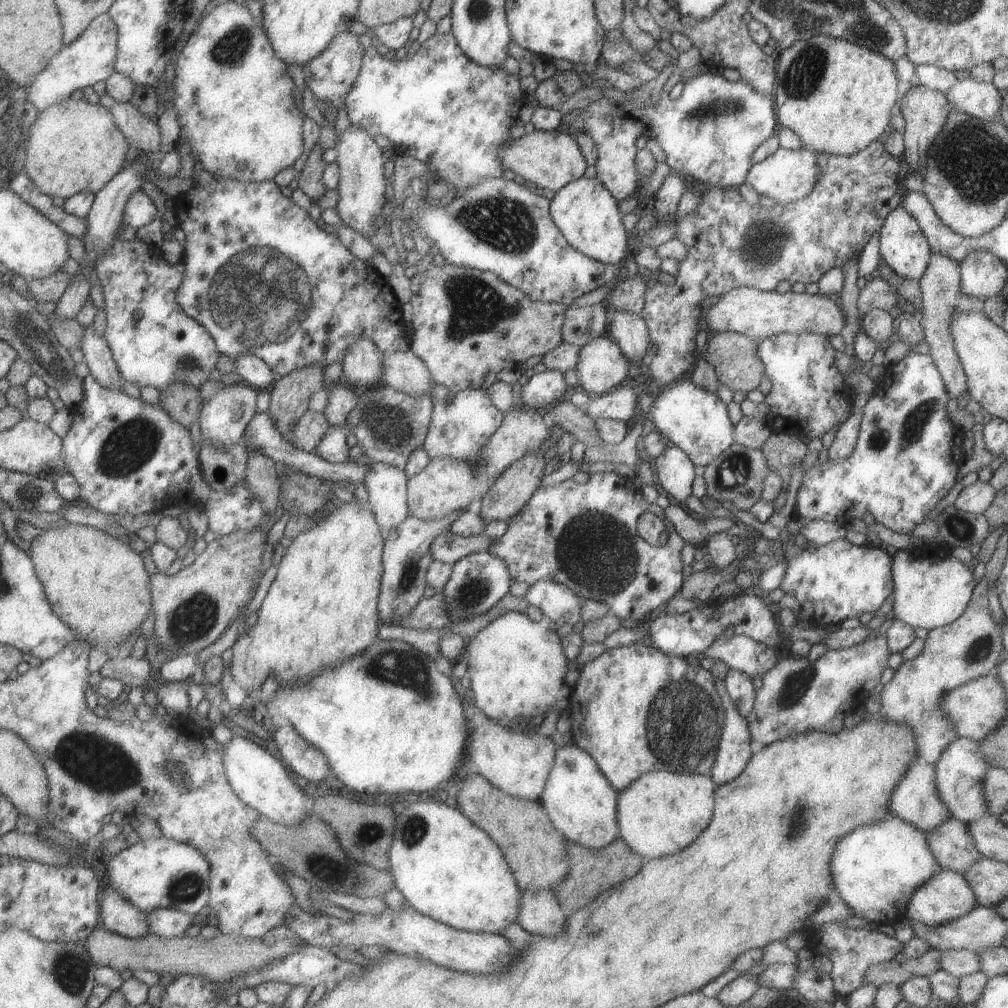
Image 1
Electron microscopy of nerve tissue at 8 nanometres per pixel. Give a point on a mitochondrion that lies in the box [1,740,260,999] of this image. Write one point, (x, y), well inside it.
(71, 970)

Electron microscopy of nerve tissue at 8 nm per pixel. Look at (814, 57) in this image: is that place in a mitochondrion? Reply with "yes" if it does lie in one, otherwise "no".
yes

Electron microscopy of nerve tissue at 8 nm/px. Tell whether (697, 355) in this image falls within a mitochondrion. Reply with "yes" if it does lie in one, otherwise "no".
no

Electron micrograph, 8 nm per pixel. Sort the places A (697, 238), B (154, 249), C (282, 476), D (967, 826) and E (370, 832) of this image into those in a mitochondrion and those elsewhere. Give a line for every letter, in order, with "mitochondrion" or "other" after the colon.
A: other
B: other
C: other
D: other
E: mitochondrion

